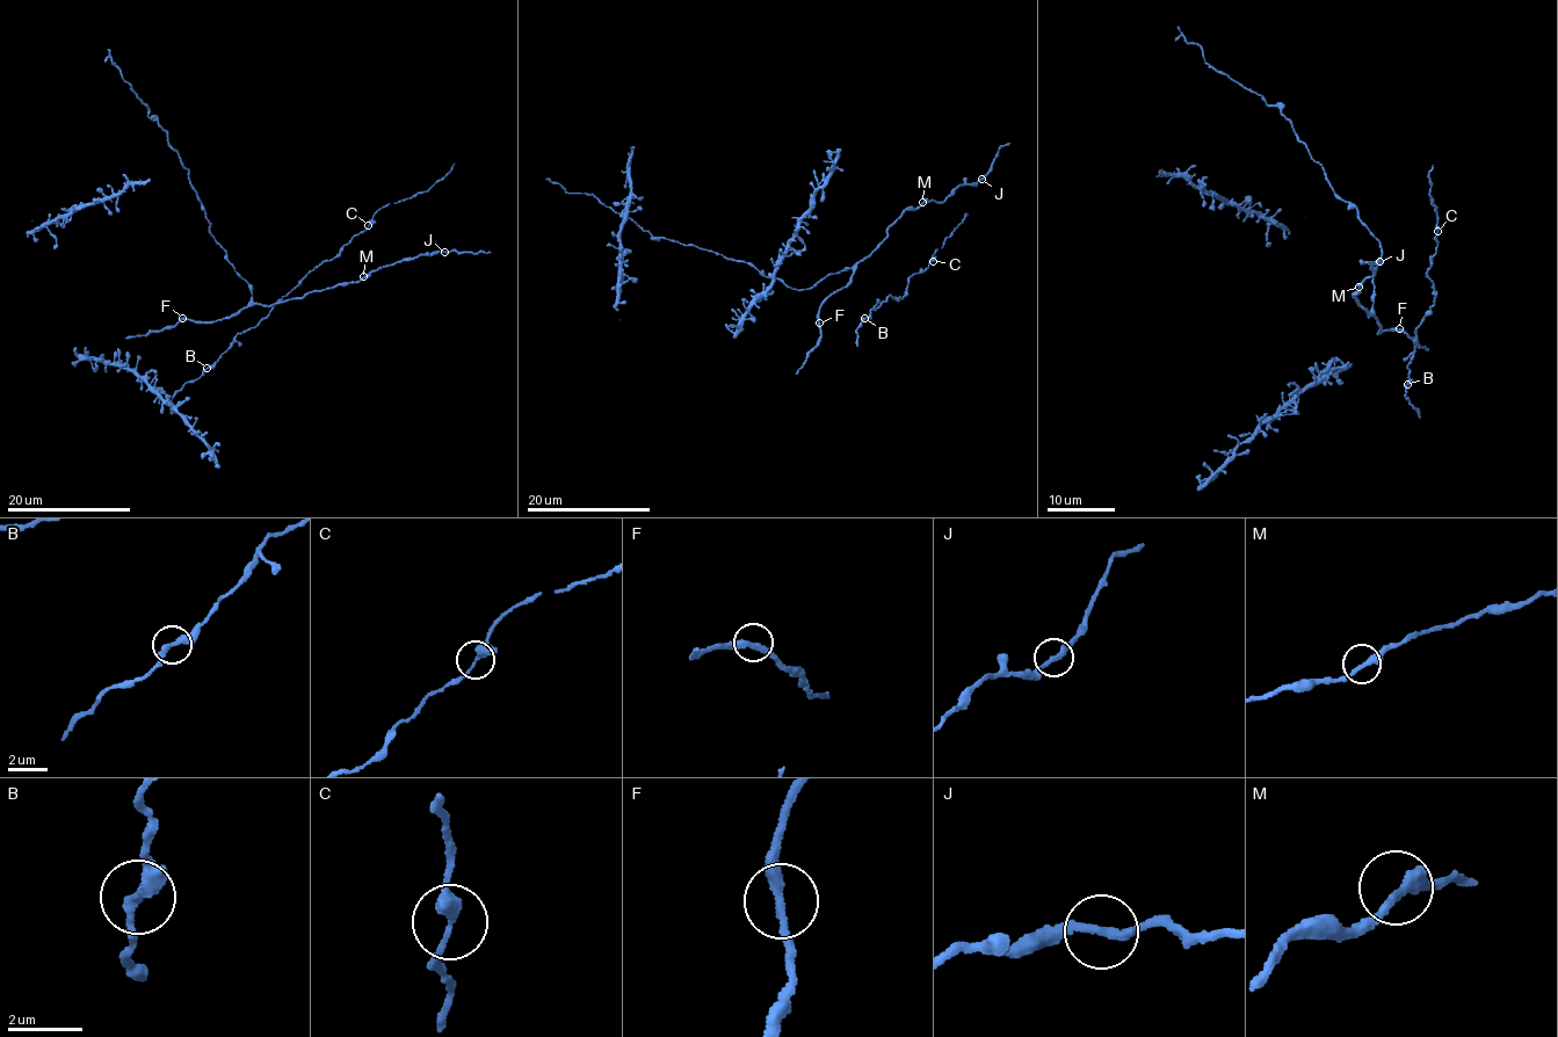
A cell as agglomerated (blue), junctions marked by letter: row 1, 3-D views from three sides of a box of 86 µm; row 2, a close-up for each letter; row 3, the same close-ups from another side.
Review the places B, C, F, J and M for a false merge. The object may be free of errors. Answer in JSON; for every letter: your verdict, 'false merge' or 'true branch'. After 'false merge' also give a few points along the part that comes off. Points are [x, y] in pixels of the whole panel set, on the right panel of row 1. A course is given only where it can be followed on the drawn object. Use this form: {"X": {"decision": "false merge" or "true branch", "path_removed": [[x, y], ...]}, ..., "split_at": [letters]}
{"B": {"decision": "true branch"}, "C": {"decision": "true branch"}, "F": {"decision": "true branch"}, "J": {"decision": "true branch"}, "M": {"decision": "true branch"}, "split_at": []}

